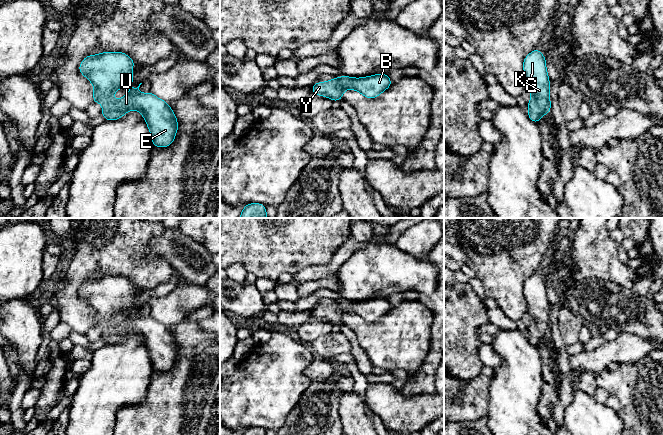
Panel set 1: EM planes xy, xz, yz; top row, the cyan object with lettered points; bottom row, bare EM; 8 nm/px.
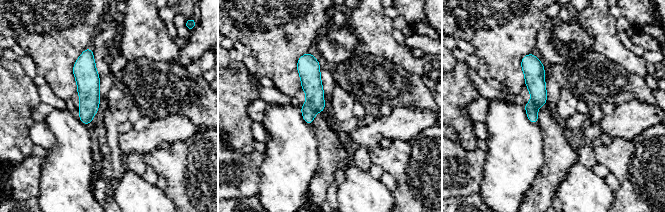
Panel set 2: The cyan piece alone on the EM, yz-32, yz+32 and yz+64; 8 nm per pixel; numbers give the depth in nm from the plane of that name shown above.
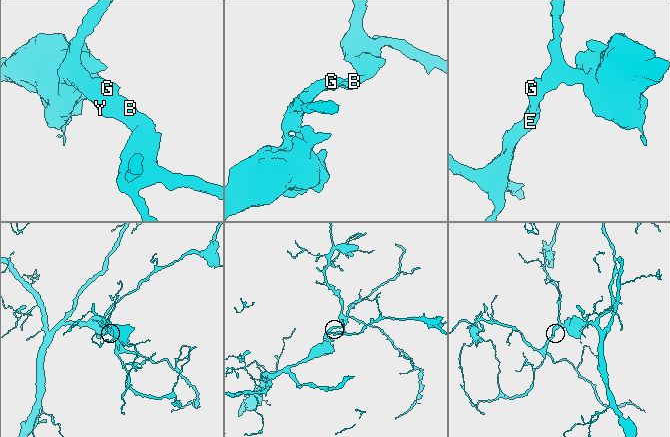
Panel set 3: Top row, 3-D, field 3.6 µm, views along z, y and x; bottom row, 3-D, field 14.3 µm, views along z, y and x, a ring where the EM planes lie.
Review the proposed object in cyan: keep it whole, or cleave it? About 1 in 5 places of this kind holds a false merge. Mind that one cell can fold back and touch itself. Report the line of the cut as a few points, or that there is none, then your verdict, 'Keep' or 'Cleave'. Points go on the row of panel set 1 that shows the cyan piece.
No split. Keep

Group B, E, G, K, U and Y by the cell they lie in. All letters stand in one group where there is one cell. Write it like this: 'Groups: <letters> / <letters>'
Groups: B E G K U Y

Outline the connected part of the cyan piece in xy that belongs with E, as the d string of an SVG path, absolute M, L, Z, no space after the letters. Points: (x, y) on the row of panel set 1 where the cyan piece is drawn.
M101 52L86 56L78 70L94 86L93 103L102 103L105 120L120 119L130 110L137 110L148 125L155 147L170 146L177 134L178 122L169 104L151 91L140 94L139 84L118 101L113 99L115 91L133 83L132 68L136 62L123 52Z

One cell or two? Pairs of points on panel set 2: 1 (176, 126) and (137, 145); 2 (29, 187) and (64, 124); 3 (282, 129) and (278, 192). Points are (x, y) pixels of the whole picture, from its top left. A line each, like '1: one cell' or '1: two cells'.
1: one cell
2: two cells
3: one cell

